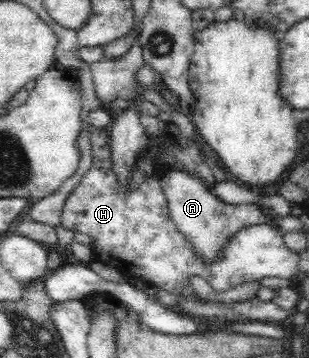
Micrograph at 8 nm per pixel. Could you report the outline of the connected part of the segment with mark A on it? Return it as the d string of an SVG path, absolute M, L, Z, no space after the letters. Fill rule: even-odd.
M171 168L165 172L161 176L160 183L167 197L175 227L191 241L193 250L205 260L218 260L219 252L223 250L223 242L227 242L227 238L231 238L241 228L265 222L261 207L251 203L237 204L237 206L227 204L207 189L197 177L179 169Z

